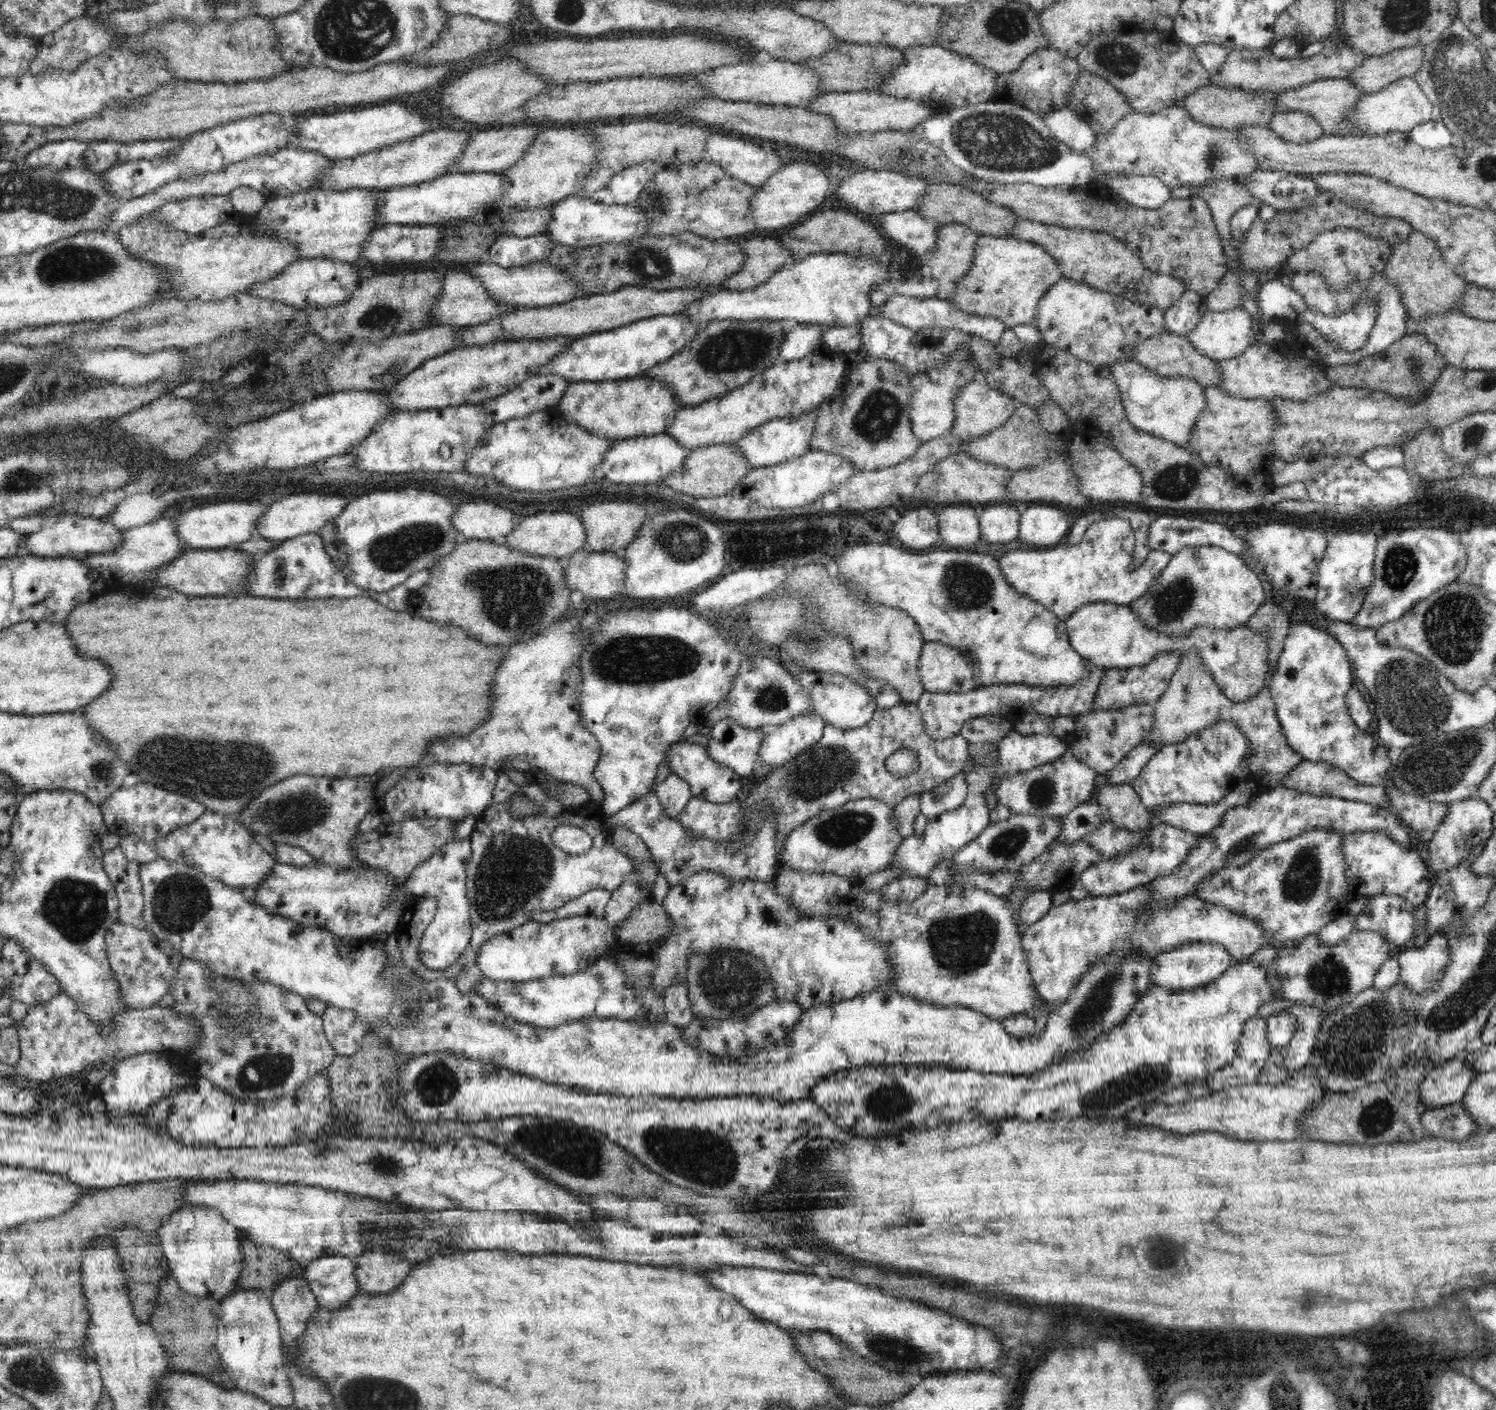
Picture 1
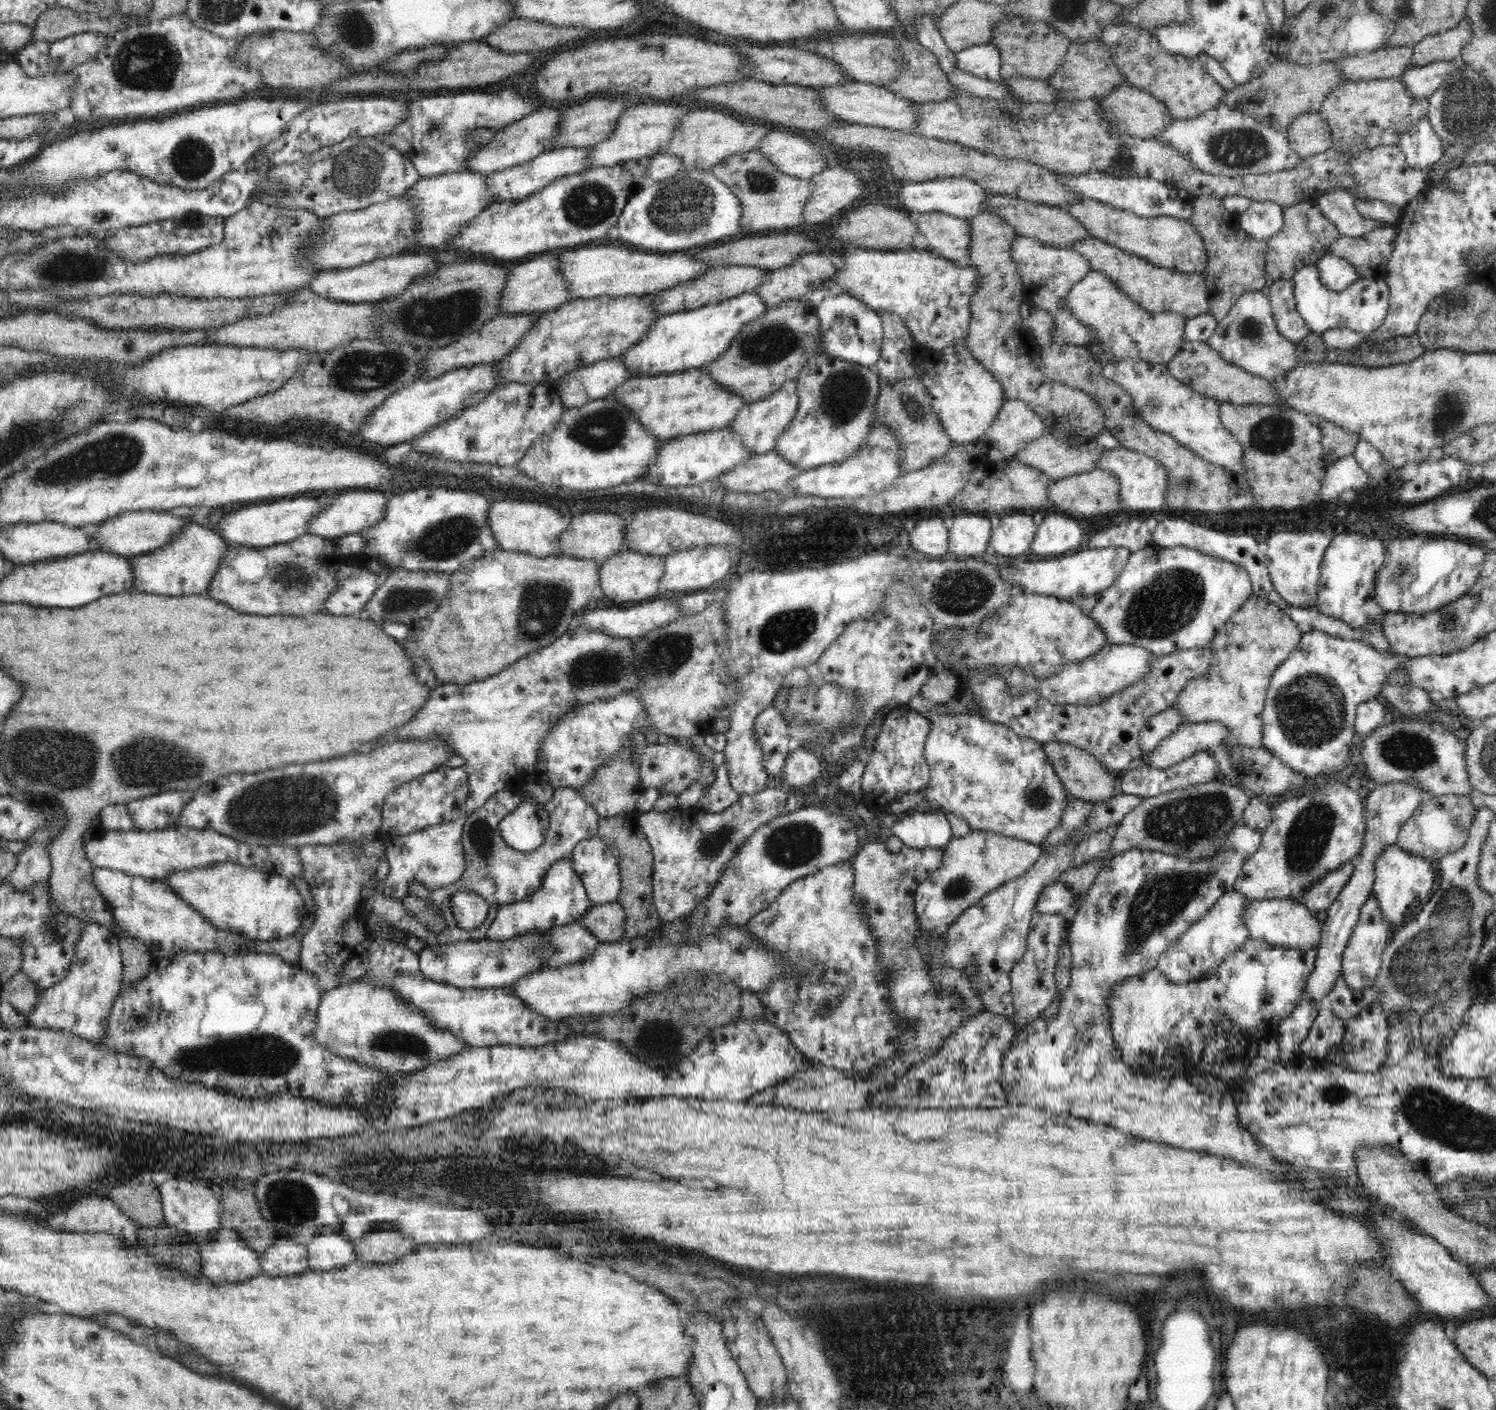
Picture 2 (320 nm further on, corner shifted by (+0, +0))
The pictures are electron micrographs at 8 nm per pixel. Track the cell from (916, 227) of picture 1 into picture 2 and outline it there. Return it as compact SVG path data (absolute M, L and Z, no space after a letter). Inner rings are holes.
M926 212L914 216L918 232L929 241L928 250L954 261L967 263L970 259L970 224L966 219L940 212Z

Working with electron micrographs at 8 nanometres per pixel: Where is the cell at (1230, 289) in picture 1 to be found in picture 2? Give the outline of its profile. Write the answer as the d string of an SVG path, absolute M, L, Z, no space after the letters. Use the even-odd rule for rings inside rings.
M1200 195L1193 200L1193 214L1189 219L1195 231L1203 238L1209 263L1205 272L1210 297L1209 312L1217 321L1228 316L1230 308L1240 296L1247 292L1266 291L1267 242L1254 240L1238 226L1238 215L1220 208L1220 199L1210 195Z

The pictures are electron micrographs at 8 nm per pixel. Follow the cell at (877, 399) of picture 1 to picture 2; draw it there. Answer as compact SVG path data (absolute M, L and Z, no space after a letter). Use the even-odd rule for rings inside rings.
M879 376L880 392L876 408L872 410L872 427L874 425L886 424L894 435L900 439L902 447L902 458L900 467L902 472L912 472L930 466L934 460L938 460L950 452L954 445L952 439L946 435L938 415L932 409L932 395L928 393L926 385L920 377L906 378L896 382L894 386L889 384Z

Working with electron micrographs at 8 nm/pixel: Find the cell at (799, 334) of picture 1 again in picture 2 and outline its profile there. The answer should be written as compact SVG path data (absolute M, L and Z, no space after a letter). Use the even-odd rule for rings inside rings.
M834 285L825 292L824 298L815 308L820 319L822 346L820 352L835 358L875 368L881 358L883 345L883 324L877 311L868 307L844 287Z

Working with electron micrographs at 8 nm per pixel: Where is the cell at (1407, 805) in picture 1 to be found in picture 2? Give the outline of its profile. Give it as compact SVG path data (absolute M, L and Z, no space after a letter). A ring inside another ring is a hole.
M1440 795L1424 799L1413 815L1402 824L1397 837L1397 845L1416 856L1431 860L1440 860L1442 856L1454 854L1469 840L1469 831L1477 805L1468 795Z

